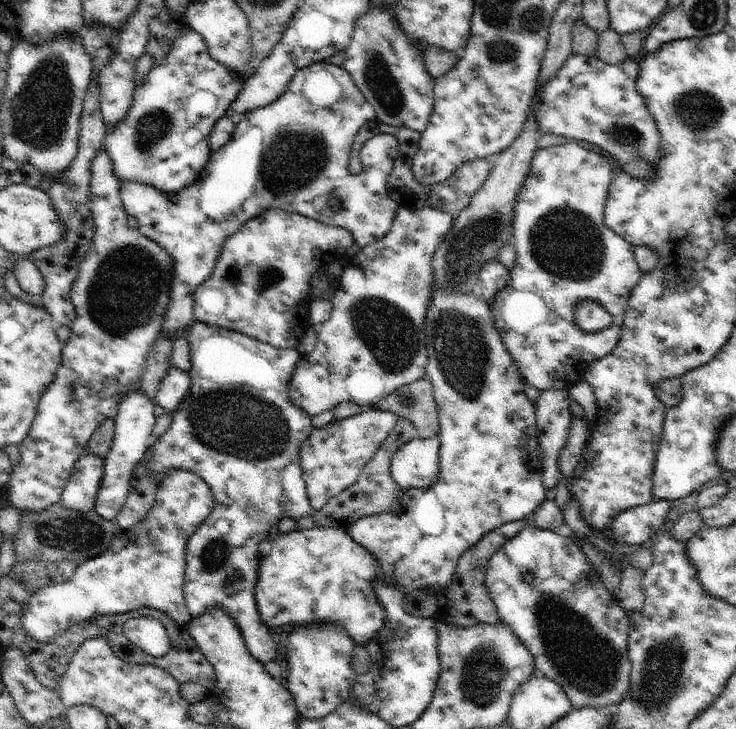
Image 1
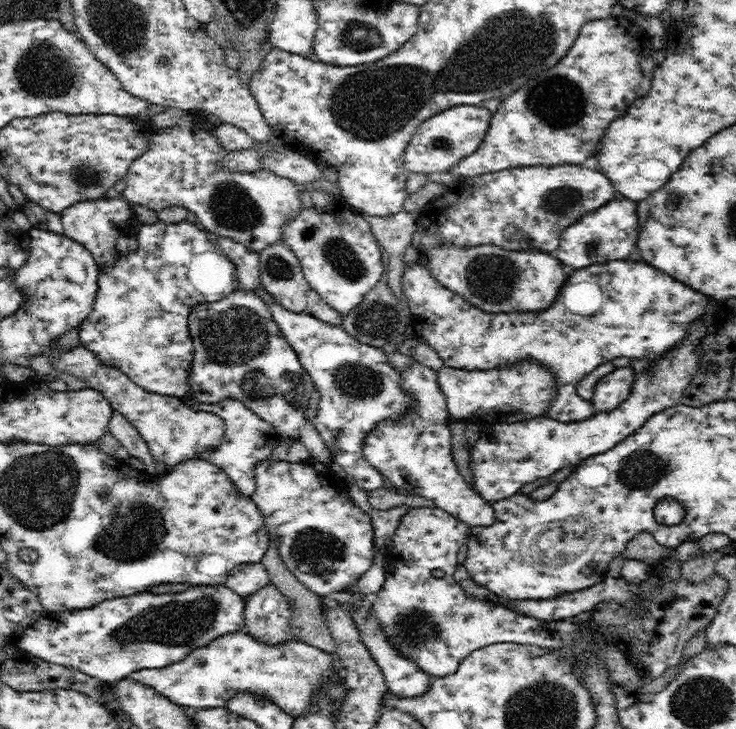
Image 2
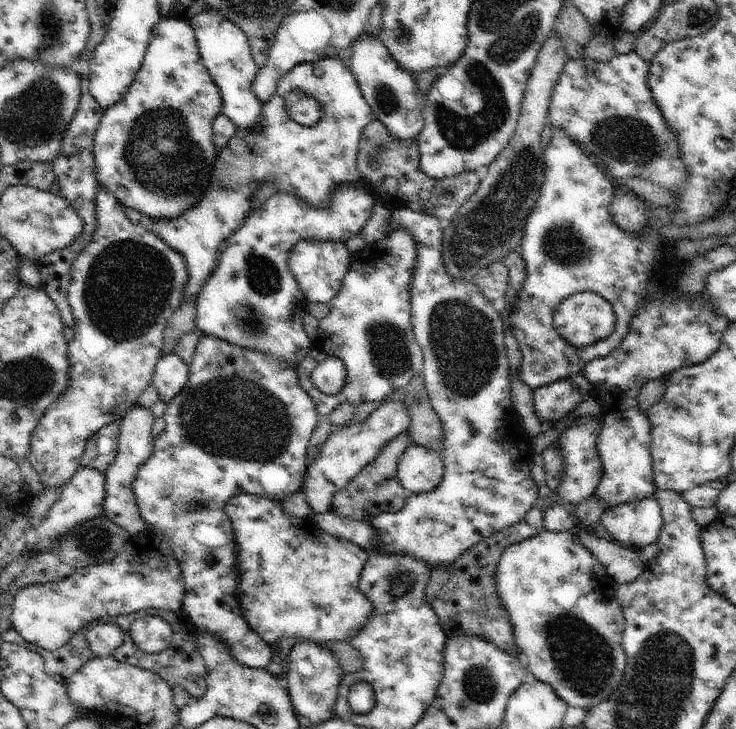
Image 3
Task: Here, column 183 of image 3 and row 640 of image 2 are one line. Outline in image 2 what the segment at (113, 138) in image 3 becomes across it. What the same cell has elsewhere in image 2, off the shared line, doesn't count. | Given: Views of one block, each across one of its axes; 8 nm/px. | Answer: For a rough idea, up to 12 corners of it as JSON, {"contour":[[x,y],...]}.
{"contour":[[225,583],[44,610],[20,649],[108,682],[245,630]]}

